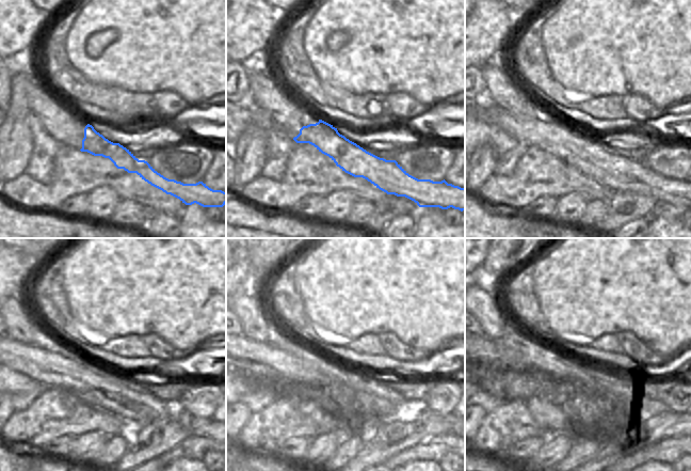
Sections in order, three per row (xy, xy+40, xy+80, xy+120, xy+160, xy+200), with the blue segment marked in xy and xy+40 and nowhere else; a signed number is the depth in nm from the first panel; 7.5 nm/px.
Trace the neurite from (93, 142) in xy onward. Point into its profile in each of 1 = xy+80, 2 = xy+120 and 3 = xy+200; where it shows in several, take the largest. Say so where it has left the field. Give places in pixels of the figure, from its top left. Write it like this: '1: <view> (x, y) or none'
1: xy+80 (582, 151)
2: xy+120 (47, 360)
3: xy+200 (514, 348)

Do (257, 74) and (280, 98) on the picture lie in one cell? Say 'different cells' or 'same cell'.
same cell

